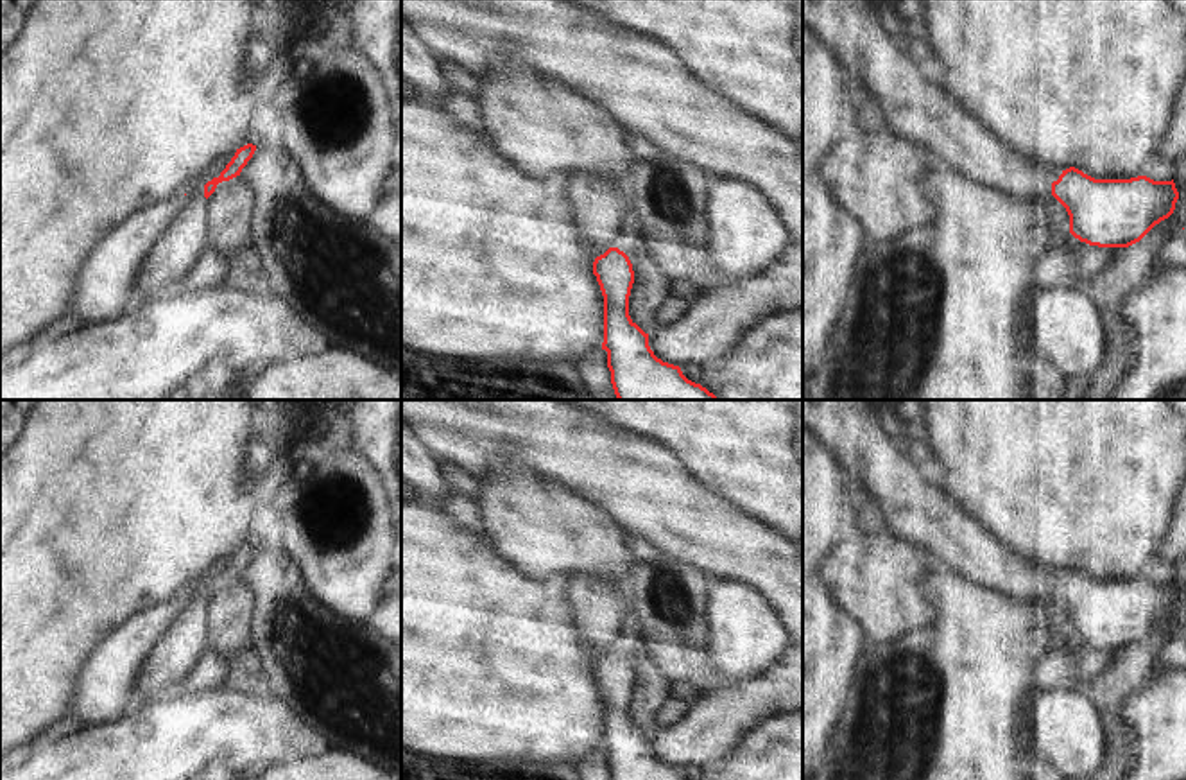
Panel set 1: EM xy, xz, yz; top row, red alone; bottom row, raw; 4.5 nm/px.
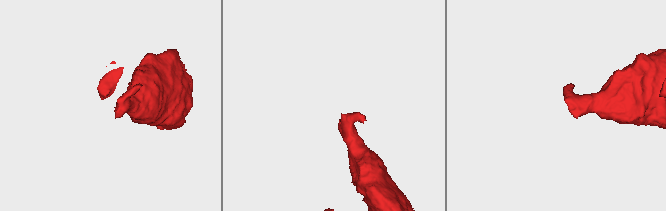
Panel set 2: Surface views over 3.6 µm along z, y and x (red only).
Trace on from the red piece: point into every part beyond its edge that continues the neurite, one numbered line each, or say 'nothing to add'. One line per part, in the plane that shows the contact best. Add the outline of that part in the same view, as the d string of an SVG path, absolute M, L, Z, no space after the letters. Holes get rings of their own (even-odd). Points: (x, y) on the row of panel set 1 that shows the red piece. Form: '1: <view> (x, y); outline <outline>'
nothing to add

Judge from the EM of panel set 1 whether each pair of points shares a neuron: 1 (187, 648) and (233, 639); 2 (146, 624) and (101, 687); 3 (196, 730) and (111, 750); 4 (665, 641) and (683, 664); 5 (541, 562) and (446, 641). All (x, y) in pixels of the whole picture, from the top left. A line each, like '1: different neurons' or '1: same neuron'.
1: different neurons
2: same neuron
3: same neuron
4: same neuron
5: different neurons

